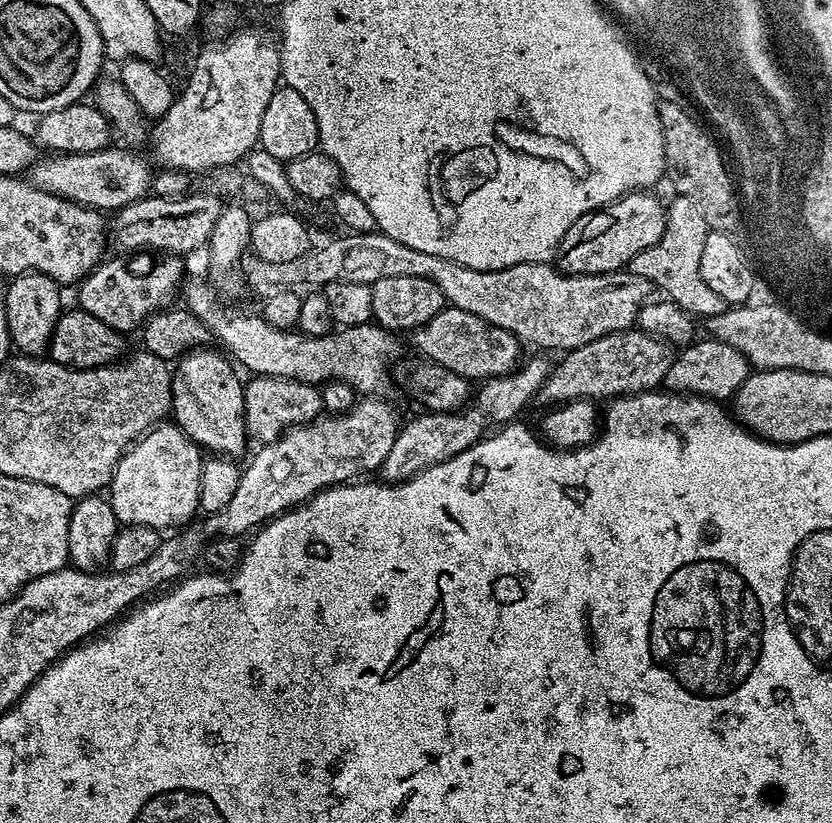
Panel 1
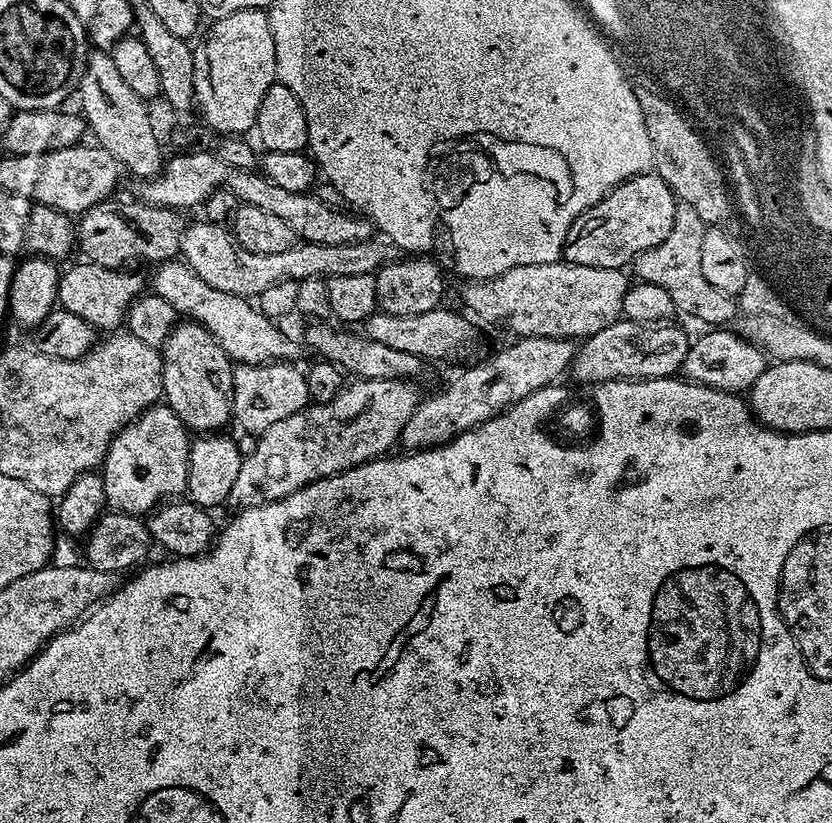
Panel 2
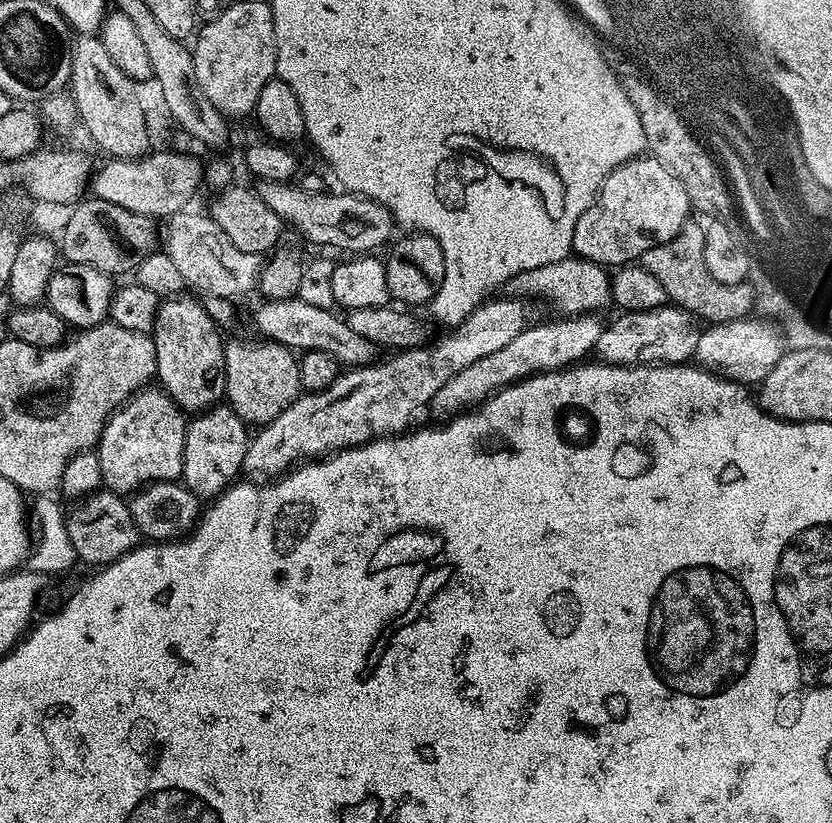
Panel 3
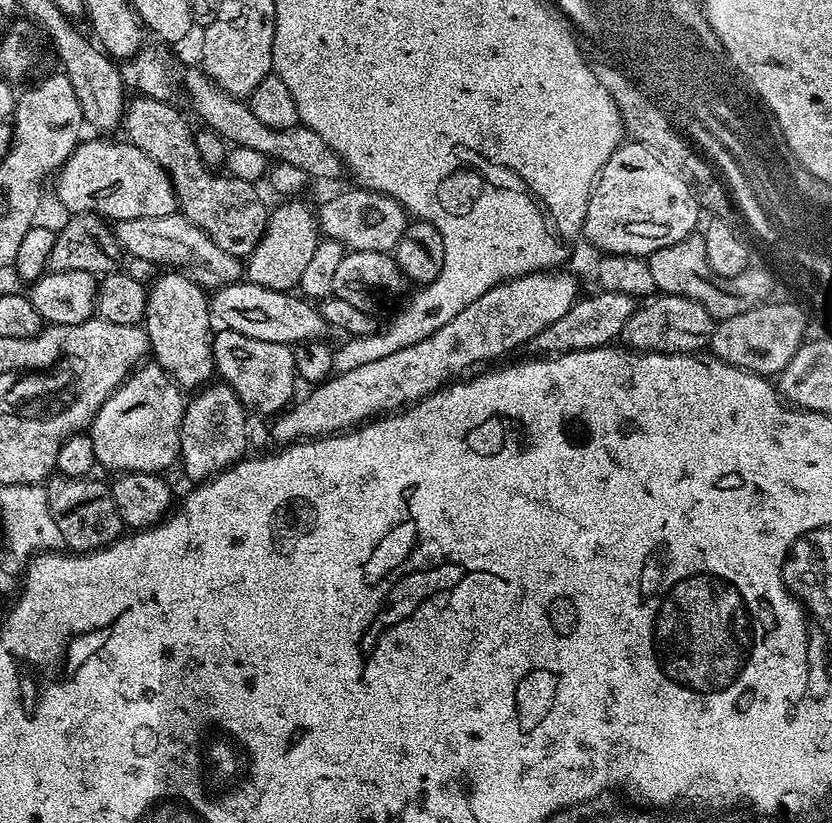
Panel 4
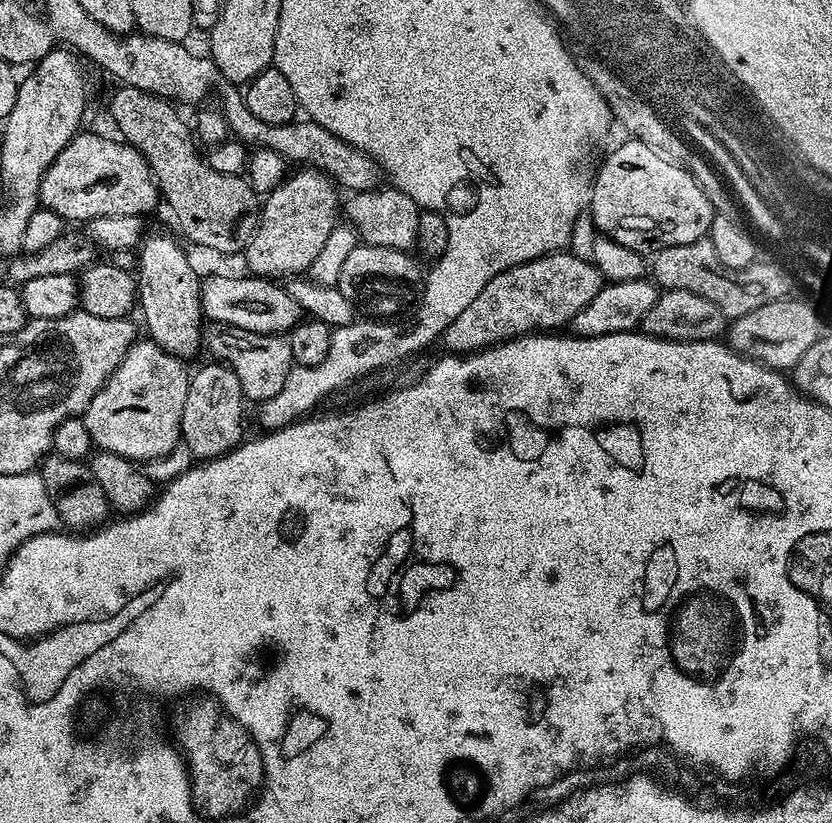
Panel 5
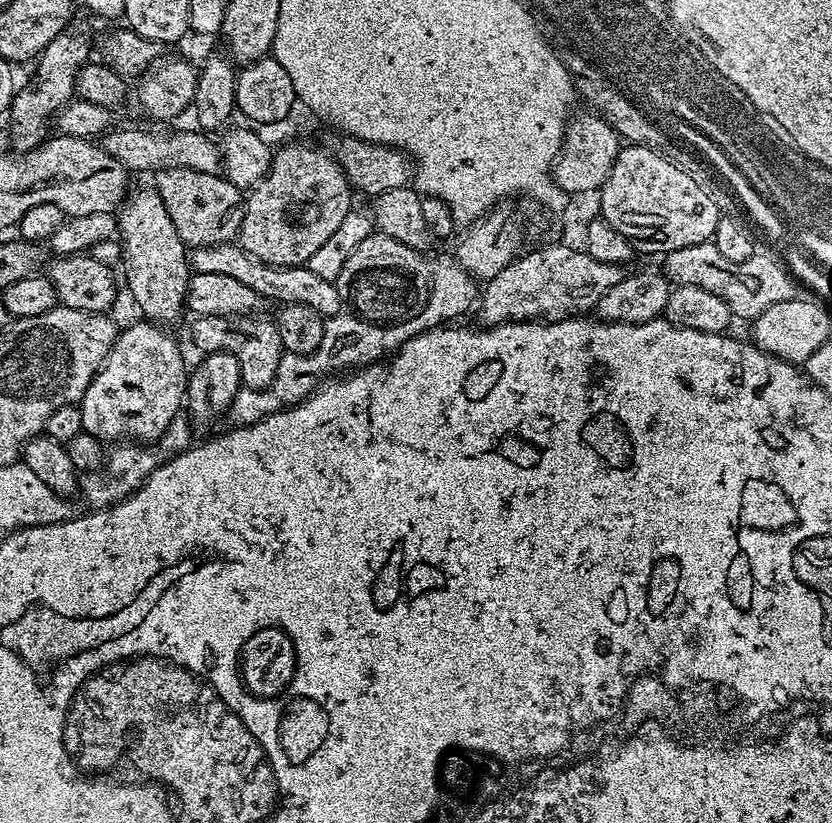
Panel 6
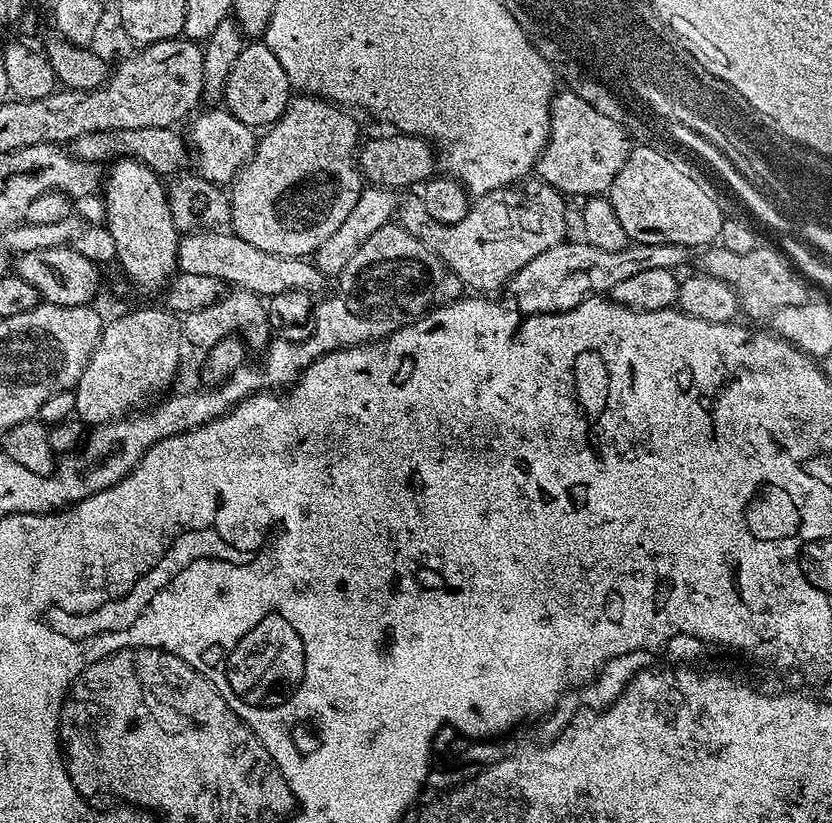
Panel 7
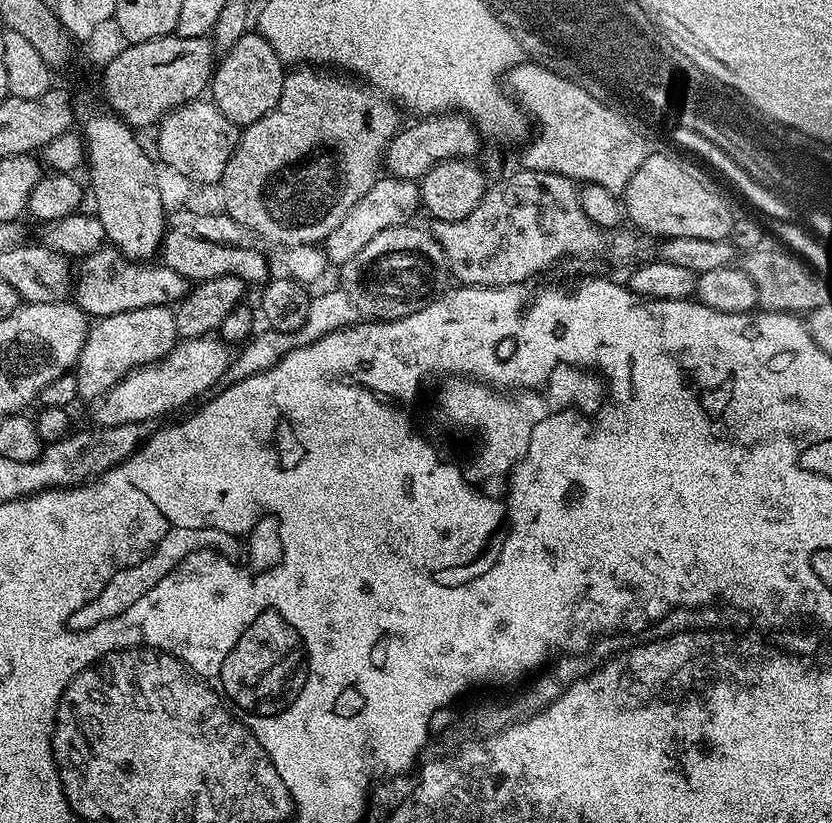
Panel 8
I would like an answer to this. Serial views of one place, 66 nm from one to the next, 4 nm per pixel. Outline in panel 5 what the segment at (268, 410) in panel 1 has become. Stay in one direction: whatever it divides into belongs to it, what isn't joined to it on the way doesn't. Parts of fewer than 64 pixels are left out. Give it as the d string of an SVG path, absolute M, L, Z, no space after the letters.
M212 326L206 332L206 348L213 352L217 361L228 365L234 374L238 374L238 382L242 382L245 401L259 402L266 398L274 398L278 390L286 383L286 374L294 366L290 346L283 335L247 332L244 329L225 326Z

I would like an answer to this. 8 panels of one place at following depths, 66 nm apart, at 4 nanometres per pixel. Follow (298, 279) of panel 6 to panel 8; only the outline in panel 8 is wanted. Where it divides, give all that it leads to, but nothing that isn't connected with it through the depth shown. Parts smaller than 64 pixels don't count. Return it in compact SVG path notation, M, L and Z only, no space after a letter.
M172 228L165 231L164 242L158 253L162 263L170 270L177 271L182 278L191 282L213 280L223 276L242 278L245 285L263 285L269 279L268 260L256 248L248 248L247 243L223 244L210 242L207 238L198 238L198 234L183 232L181 228Z

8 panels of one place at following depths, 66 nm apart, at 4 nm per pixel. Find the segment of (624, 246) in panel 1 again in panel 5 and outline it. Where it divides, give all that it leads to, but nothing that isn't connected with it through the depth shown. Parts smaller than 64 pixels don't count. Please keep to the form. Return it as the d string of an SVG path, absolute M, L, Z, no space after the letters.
M631 138L625 141L601 162L596 181L591 181L590 208L592 204L595 231L641 254L705 239L714 213L691 174L662 161L642 142Z

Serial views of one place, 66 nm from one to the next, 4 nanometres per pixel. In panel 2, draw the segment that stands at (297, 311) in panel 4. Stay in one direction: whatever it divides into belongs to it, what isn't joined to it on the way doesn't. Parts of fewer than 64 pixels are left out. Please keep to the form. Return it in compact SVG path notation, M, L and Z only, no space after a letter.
M312 322L307 326L304 334L307 344L319 353L321 359L333 363L345 373L352 372L353 377L368 380L418 380L427 368L426 362L417 355L391 349L390 346L385 346L382 342L374 342L357 331L332 328L326 322Z

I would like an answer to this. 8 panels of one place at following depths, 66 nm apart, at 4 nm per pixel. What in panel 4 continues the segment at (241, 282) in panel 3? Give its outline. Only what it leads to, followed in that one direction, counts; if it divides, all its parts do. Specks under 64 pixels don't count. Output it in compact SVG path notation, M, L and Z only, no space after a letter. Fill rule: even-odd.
M177 210L158 218L134 218L122 220L115 225L116 239L128 256L137 256L152 261L153 265L171 265L200 285L205 290L217 290L228 284L235 284L242 276L242 260L231 256L218 242L214 242L201 228L194 226ZM172 263L172 264L168 264Z

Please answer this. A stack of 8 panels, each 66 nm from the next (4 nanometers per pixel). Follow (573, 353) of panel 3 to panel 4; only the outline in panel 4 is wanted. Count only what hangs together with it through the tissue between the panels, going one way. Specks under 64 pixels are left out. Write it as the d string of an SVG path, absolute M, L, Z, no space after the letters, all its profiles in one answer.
M596 290L593 296L577 299L574 306L558 322L553 322L551 326L546 326L542 334L538 334L534 341L534 348L540 354L559 354L562 352L577 352L587 348L603 348L620 340L622 330L626 322L634 314L638 306L637 297L630 294L618 294L617 292L605 292Z

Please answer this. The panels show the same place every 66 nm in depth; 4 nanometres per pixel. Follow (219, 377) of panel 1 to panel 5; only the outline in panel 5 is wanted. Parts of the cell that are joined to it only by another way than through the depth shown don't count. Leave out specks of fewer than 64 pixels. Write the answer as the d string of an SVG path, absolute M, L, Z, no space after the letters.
M145 235L138 245L138 267L134 272L138 312L144 315L147 335L155 344L162 346L162 350L172 356L189 358L202 348L200 322L205 319L200 308L202 276L196 273L195 266L180 249L181 241L173 236Z

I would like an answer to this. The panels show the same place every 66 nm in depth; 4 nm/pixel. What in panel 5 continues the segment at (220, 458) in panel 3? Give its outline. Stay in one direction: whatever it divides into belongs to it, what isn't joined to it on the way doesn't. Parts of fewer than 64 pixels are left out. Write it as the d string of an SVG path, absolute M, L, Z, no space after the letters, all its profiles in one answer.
M211 363L202 365L197 372L189 375L186 402L182 405L180 439L183 447L191 455L193 452L195 459L200 462L217 460L239 446L246 436L243 428L246 401L242 382L238 382L238 374L234 374L227 364Z

